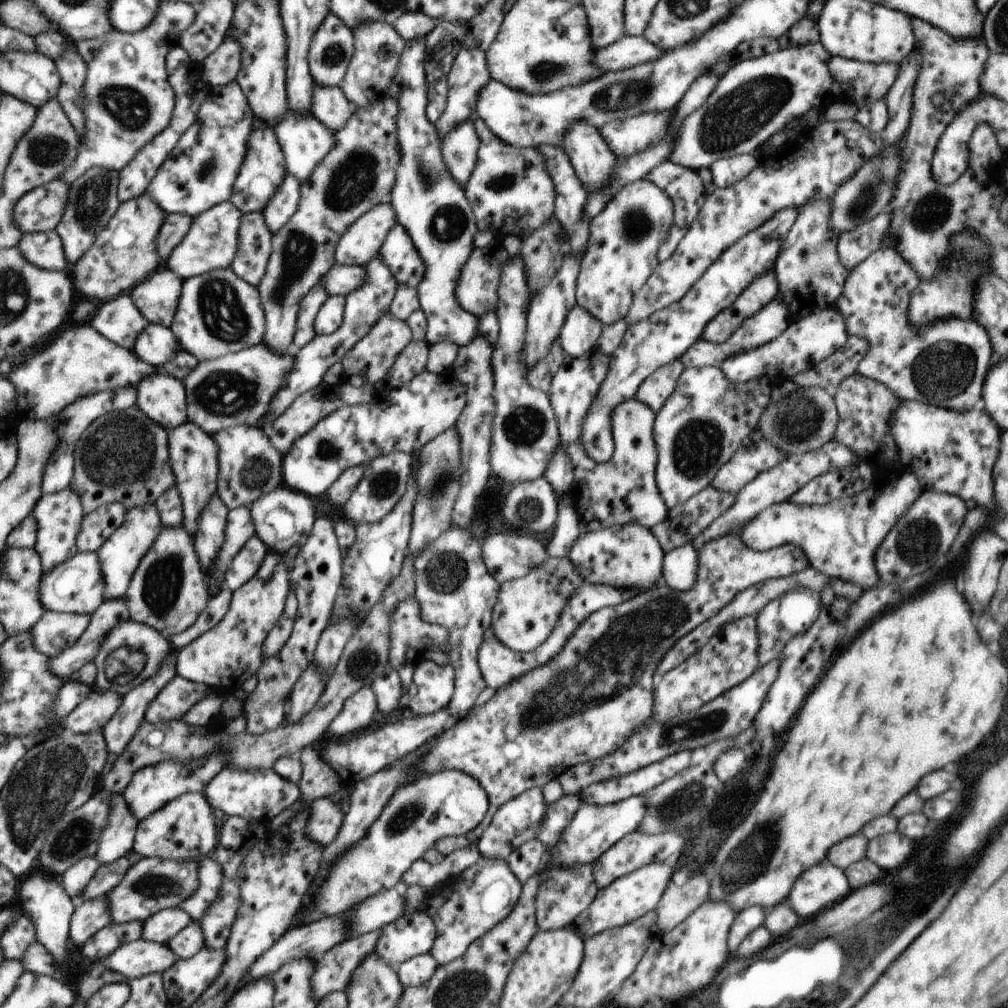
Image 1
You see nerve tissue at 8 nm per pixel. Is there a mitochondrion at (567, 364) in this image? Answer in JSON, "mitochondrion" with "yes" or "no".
{"mitochondrion":"no"}

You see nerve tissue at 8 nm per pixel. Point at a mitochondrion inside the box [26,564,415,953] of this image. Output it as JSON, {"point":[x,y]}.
{"point":[75,835]}

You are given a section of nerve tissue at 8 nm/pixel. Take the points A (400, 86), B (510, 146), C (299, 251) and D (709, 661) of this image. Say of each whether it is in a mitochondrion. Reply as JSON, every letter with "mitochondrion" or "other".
{"A":"other","B":"other","C":"mitochondrion","D":"other"}

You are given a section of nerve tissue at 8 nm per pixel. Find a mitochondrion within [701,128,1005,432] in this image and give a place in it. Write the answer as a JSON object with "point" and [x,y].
{"point":[943,371]}

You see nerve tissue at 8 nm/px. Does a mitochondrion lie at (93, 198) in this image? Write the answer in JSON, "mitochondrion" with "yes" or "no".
{"mitochondrion":"yes"}

